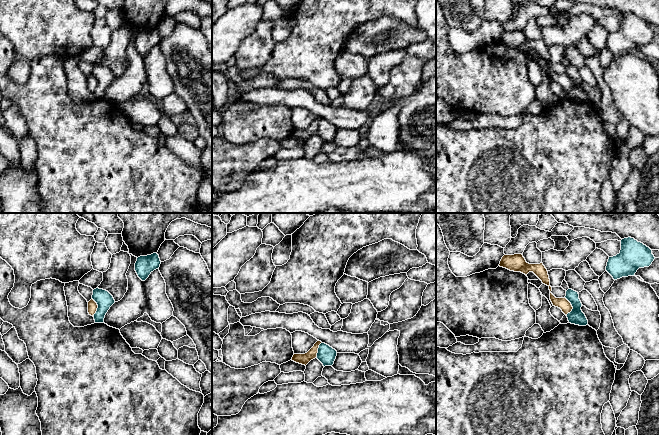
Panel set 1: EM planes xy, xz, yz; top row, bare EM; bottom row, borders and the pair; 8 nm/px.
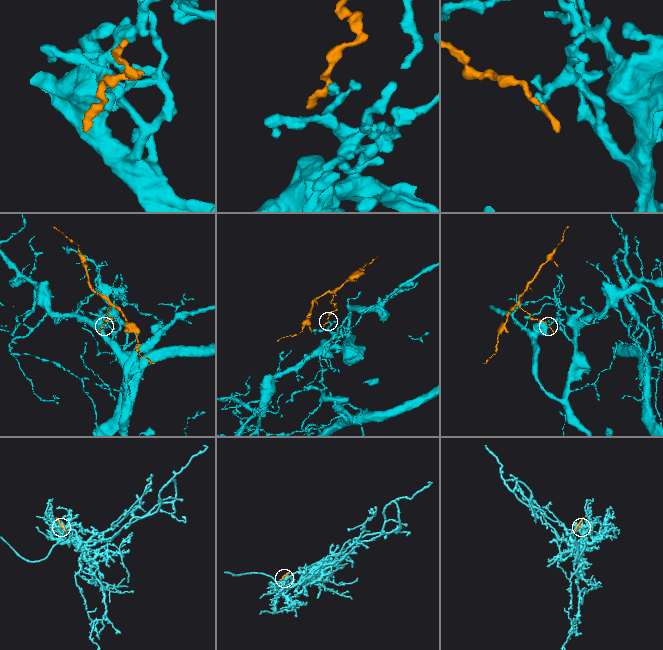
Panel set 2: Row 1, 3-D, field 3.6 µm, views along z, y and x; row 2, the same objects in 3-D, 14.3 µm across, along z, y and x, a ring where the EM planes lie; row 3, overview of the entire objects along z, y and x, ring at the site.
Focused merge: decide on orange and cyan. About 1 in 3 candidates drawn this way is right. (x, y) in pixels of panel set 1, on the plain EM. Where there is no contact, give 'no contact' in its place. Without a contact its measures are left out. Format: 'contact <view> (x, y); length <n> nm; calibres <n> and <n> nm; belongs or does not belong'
contact yz (571, 82); length 150 nm; calibres 90 and 120 nm; does not belong

